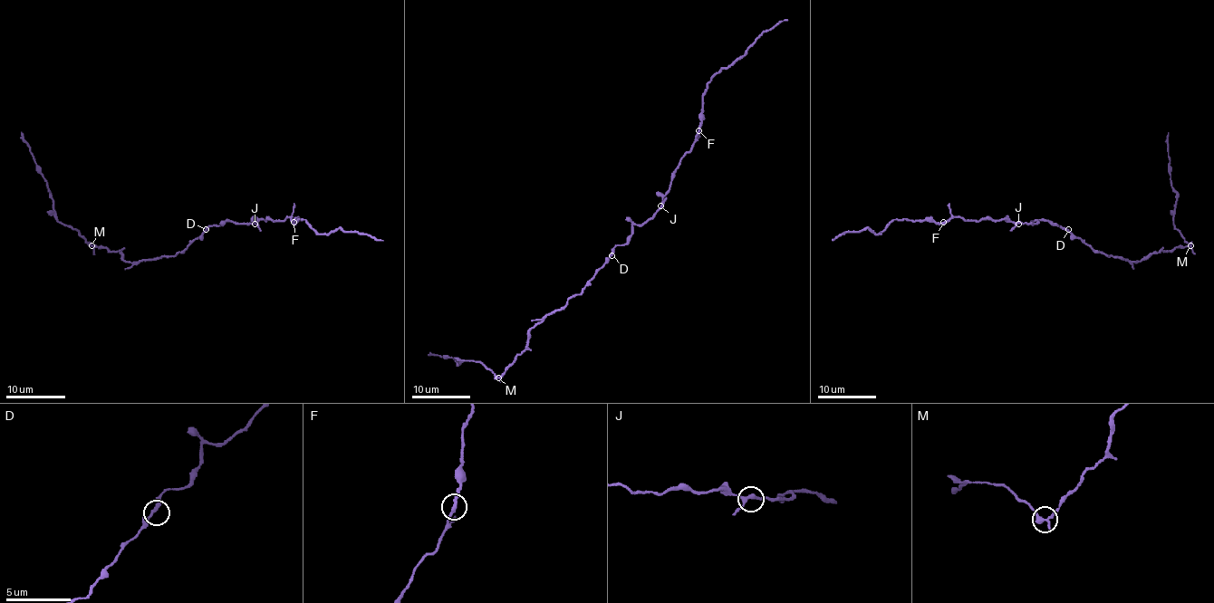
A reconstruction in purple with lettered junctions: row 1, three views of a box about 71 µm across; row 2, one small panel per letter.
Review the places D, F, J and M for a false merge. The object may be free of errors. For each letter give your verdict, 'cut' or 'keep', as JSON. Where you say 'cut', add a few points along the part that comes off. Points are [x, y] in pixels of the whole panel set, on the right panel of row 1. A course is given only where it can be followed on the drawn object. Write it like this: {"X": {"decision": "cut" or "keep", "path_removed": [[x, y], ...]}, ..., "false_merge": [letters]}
{"D": {"decision": "keep"}, "F": {"decision": "keep"}, "J": {"decision": "keep"}, "M": {"decision": "cut", "path_removed": [[1190, 245], [1176, 229], [1173, 220], [1176, 191], [1170, 179], [1169, 132]]}, "false_merge": ["M"]}

